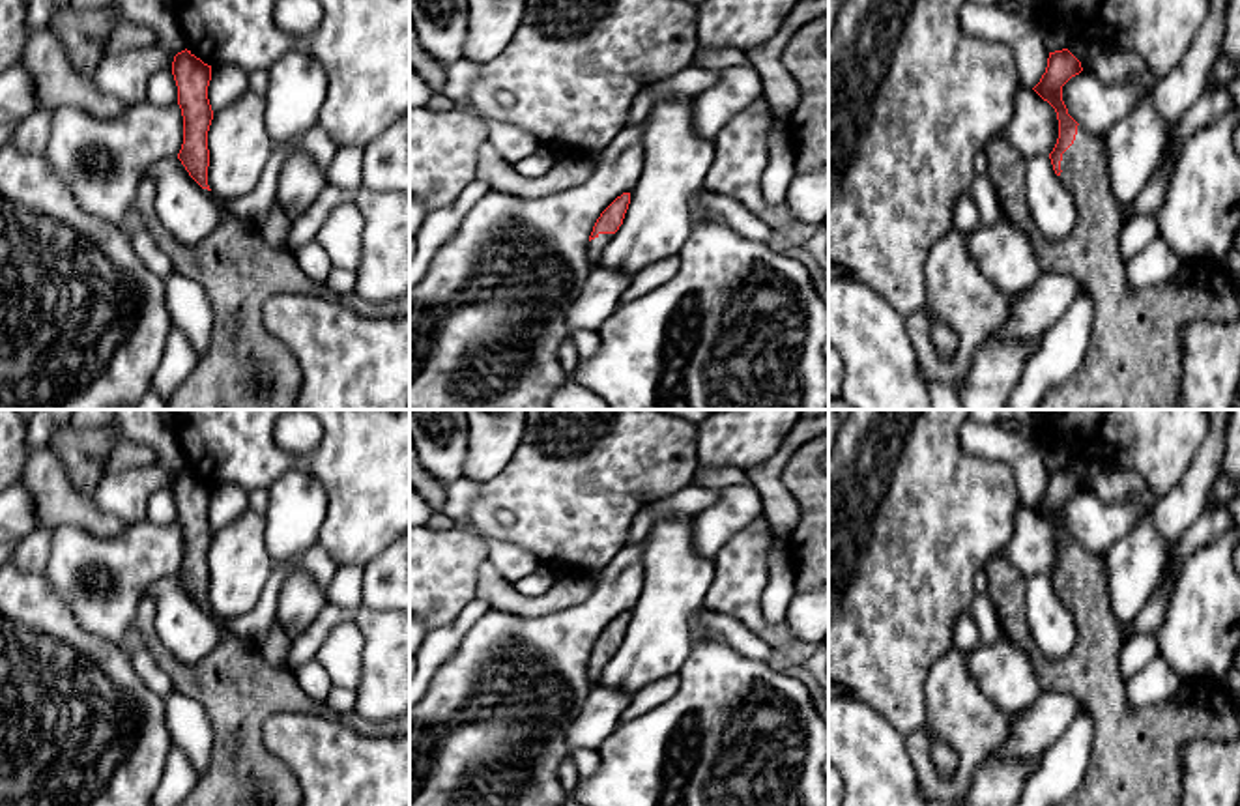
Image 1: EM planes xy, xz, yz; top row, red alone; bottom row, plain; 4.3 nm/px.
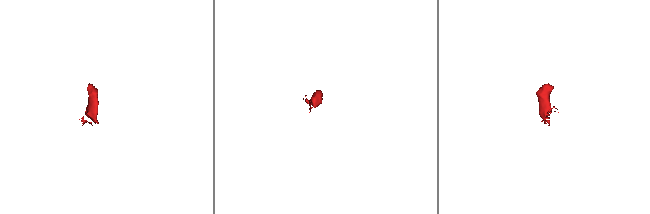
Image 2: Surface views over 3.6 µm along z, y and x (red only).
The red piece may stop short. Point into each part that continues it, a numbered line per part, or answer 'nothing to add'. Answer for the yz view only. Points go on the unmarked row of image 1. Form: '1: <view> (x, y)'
1: yz (1136, 760)

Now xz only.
1: xz (595, 666)

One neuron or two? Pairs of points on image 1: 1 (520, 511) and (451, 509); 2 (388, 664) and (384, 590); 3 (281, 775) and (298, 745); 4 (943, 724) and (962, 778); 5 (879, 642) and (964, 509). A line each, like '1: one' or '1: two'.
1: two
2: two
3: two
4: one
5: one

